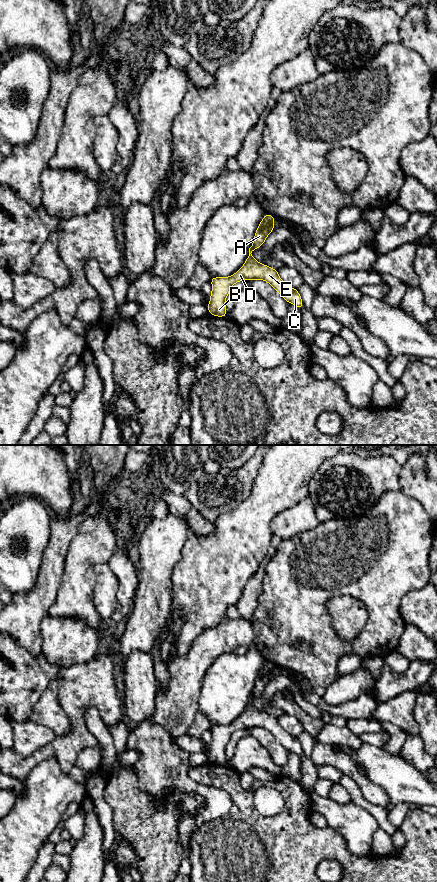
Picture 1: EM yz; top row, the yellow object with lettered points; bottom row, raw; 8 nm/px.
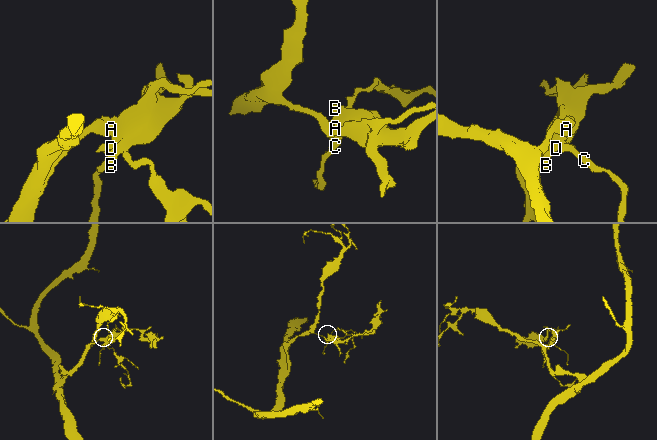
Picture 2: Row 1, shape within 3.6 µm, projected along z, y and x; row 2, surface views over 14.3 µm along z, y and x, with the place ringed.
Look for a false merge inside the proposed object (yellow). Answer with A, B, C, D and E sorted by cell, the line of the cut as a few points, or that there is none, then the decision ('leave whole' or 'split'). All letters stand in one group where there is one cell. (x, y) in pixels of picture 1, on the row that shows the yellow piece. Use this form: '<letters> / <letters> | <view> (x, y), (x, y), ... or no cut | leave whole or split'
A / B C D E | yz (273, 221), (258, 227) | split

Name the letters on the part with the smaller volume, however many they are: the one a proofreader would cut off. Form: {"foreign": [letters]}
{"foreign": ["B", "C", "D", "E"]}

